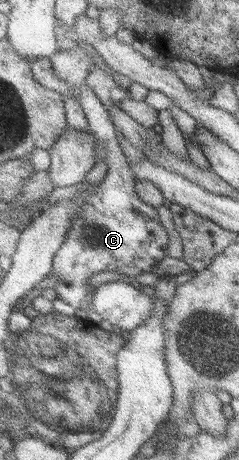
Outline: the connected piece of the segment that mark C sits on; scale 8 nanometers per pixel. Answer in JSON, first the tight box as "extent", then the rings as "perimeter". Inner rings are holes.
{"extent":[53,84,168,310],"perimeter":[[[86,84],[80,86],[78,101],[87,118],[89,131],[105,151],[108,172],[98,183],[95,194],[83,207],[79,218],[73,219],[65,243],[56,254],[53,273],[61,280],[55,289],[58,298],[75,309],[88,310],[95,292],[95,288],[88,284],[91,275],[98,271],[116,271],[126,276],[150,271],[166,257],[168,233],[160,223],[156,208],[140,199],[136,189],[138,179],[118,143],[117,127],[109,108],[102,105]]]}

